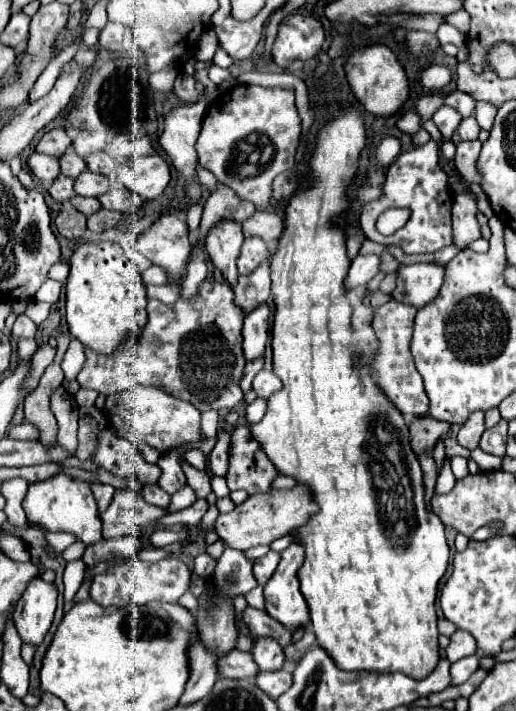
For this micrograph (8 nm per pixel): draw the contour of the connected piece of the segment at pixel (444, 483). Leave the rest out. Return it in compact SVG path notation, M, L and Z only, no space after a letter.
M449 460L445 462L439 478L437 478L437 484L435 484L435 496L441 496L441 494L449 494L451 488L455 486L455 476L451 472L451 466L449 466Z

